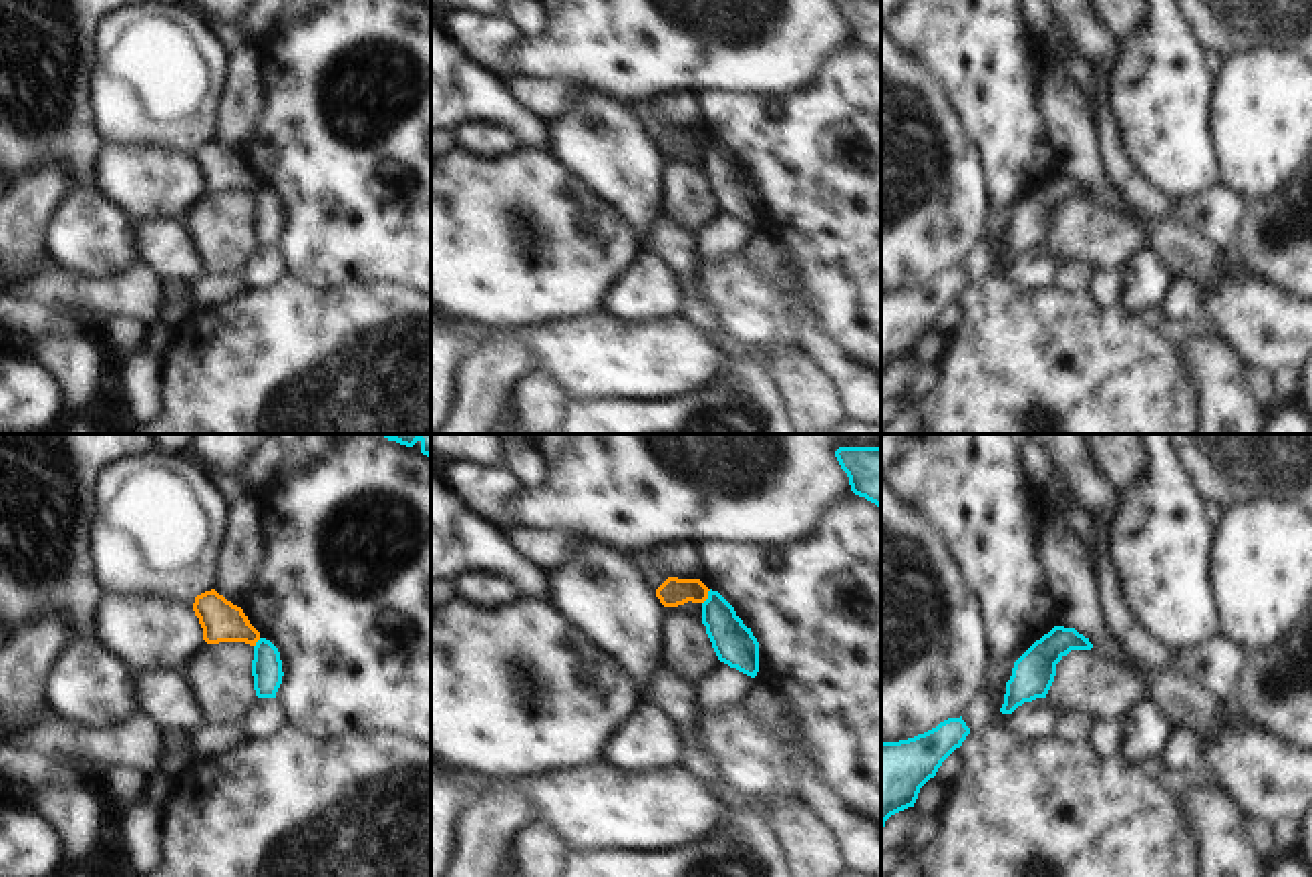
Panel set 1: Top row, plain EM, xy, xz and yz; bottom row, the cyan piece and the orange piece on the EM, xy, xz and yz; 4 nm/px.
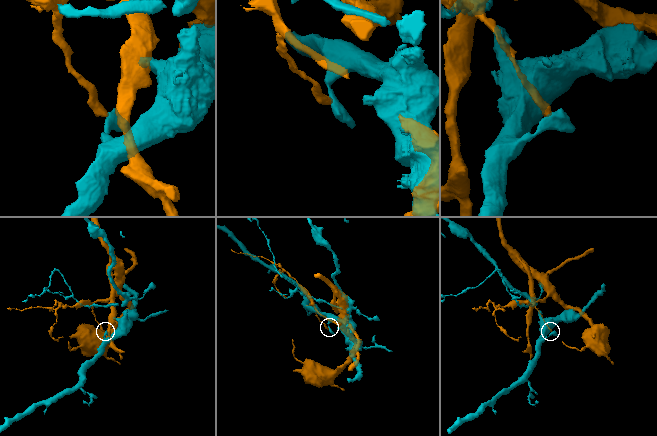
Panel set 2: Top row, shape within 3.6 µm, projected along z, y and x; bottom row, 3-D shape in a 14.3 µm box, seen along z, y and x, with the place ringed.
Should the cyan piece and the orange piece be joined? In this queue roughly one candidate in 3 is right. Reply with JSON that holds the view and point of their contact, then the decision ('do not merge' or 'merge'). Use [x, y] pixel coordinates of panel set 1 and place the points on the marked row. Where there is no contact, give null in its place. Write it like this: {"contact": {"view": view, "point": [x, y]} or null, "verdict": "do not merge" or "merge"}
{"contact": {"view": "xz", "point": [709, 598]}, "verdict": "do not merge"}

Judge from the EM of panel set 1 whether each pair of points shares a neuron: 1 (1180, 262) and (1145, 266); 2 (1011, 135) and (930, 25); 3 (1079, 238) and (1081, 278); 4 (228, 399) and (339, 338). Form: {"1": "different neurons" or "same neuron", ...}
{"1": "different neurons", "2": "same neuron", "3": "different neurons", "4": "same neuron"}

